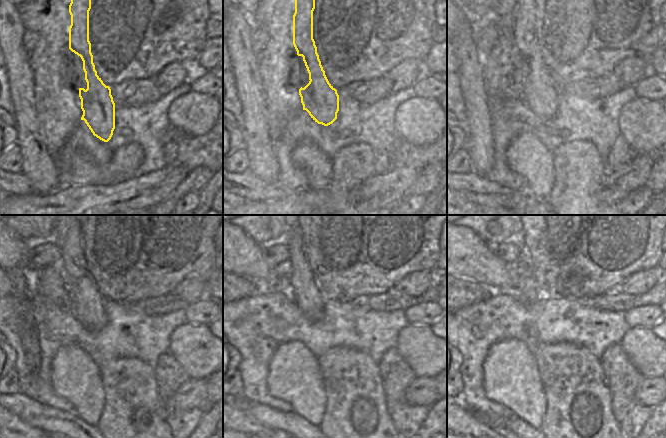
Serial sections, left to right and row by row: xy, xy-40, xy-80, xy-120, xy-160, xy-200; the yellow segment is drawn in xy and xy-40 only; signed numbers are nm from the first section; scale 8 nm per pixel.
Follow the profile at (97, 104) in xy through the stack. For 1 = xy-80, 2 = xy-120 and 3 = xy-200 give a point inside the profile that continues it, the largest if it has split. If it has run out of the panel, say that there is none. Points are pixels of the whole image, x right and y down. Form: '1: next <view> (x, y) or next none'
1: next xy-80 (540, 93)
2: next xy-120 (88, 308)
3: next xy-200 (528, 291)

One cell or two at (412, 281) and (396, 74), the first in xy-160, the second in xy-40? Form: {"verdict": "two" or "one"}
{"verdict": "one"}

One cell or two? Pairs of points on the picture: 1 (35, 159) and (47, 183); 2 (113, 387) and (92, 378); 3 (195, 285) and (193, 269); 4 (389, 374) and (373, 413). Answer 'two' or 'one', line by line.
1: one
2: two
3: two
4: two

